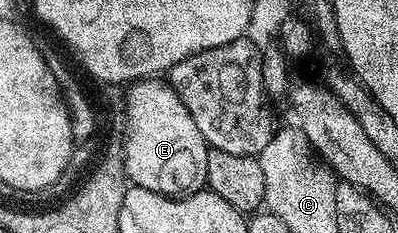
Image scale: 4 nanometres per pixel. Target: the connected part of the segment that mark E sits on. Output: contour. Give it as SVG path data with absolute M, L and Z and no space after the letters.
M150 77L136 80L126 91L129 91L125 95L125 123L129 132L123 146L126 180L134 187L151 189L151 193L170 197L194 195L202 190L207 184L207 157L211 148L175 89L164 78Z

